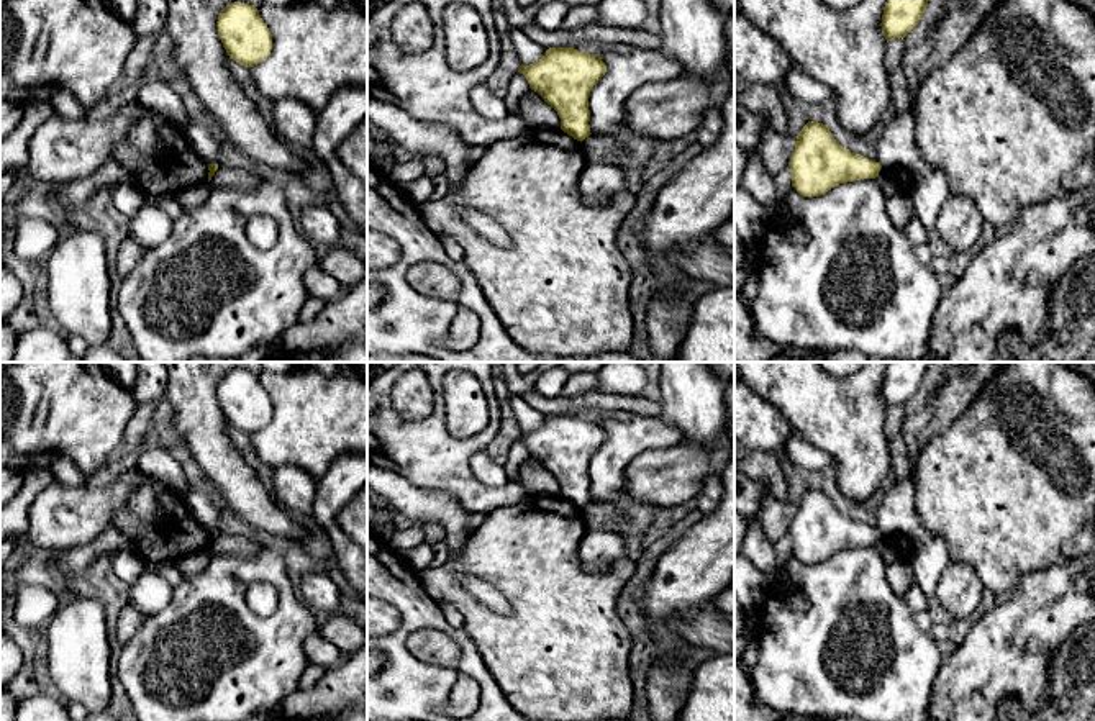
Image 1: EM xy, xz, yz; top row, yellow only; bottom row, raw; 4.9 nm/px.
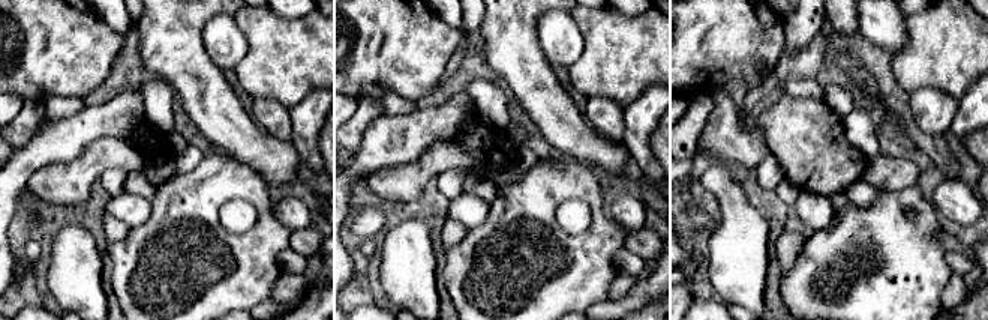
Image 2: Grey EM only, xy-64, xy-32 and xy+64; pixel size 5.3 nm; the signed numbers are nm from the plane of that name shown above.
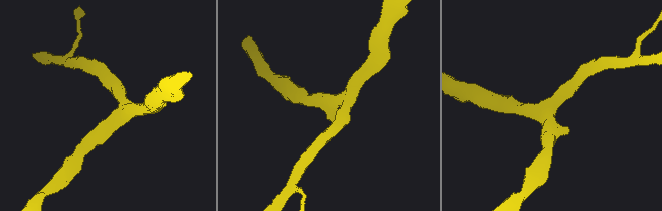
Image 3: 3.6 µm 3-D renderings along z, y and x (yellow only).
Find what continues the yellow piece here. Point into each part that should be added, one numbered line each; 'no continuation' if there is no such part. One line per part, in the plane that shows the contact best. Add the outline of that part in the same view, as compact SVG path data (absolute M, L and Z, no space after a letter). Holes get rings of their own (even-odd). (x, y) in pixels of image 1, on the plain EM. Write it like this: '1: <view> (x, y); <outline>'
no continuation

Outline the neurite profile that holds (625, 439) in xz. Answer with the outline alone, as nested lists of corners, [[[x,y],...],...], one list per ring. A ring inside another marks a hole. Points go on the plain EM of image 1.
[[[633,415],[628,421],[607,418],[598,423],[607,431],[607,439],[588,464],[588,492],[595,503],[628,500],[625,490],[628,464],[646,451],[667,449],[682,442],[682,433],[657,416]]]

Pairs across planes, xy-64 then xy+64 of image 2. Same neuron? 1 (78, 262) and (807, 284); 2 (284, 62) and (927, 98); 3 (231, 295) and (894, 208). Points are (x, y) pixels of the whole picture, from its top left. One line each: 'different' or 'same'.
1: different
2: different
3: same

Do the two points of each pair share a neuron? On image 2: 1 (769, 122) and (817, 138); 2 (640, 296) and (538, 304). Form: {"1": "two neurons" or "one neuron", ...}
{"1": "one neuron", "2": "two neurons"}

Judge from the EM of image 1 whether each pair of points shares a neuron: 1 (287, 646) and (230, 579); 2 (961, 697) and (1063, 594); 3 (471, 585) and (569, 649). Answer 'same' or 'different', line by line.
1: same
2: same
3: different

